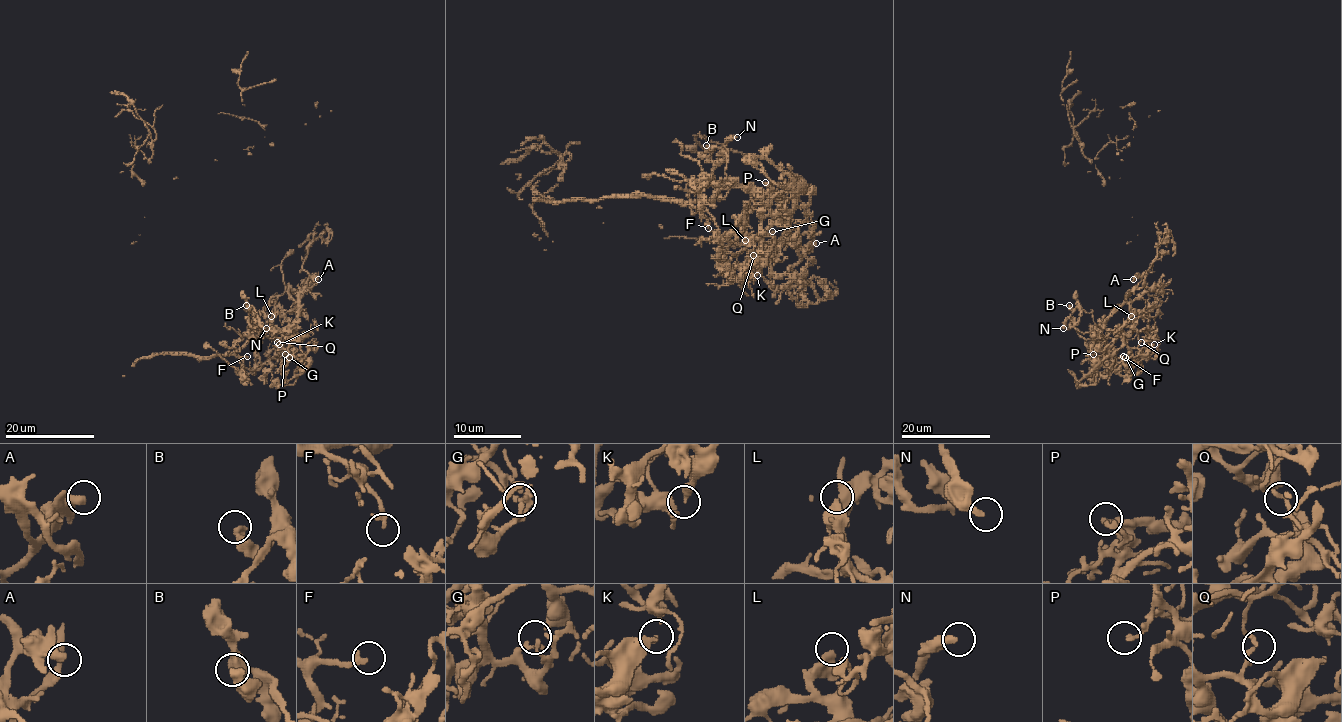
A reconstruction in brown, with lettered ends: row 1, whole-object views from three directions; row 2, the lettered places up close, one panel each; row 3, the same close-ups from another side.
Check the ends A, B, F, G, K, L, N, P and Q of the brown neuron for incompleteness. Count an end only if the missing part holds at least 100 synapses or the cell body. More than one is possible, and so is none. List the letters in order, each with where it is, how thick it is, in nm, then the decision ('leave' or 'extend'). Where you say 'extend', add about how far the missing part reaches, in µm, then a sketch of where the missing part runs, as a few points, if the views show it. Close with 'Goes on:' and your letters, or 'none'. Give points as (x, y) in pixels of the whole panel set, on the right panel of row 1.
A: (1133, 279) | 400 nm | leave
B: (1069, 305) | 400 nm | leave
F: (1123, 356) | 240 nm | extend | 35 µm | (1123, 356), (1153, 360), (1162, 347), (1170, 324), (1158, 311), (1162, 303), (1162, 288), (1156, 280), (1160, 279)
G: (1125, 357) | 160 nm | leave
K: (1154, 344) | 220 nm | leave
L: (1131, 316) | 460 nm | leave
N: (1063, 328) | 300 nm | leave
P: (1093, 354) | 190 nm | leave
Q: (1141, 342) | 150 nm | leave
Goes on: F

